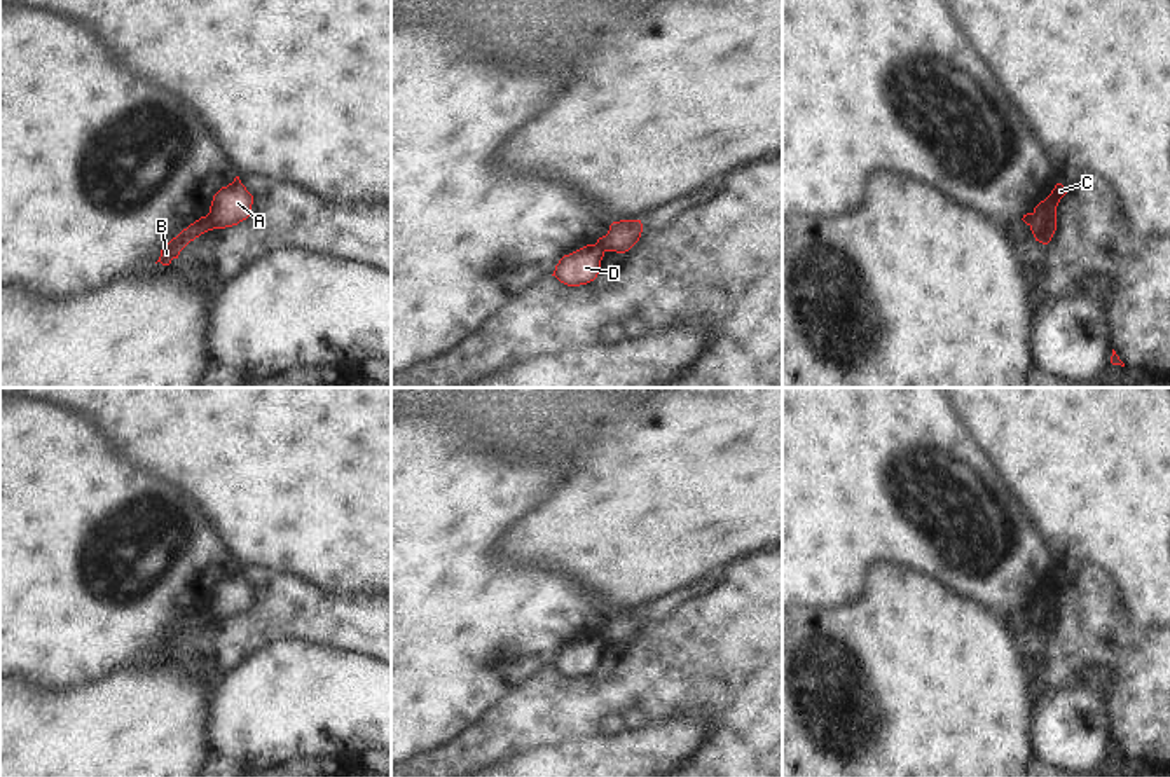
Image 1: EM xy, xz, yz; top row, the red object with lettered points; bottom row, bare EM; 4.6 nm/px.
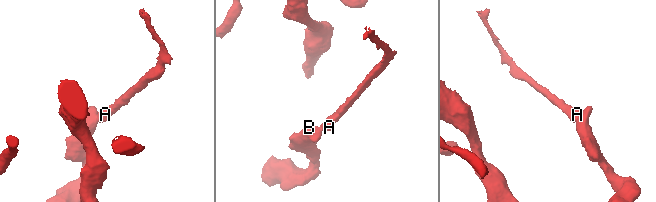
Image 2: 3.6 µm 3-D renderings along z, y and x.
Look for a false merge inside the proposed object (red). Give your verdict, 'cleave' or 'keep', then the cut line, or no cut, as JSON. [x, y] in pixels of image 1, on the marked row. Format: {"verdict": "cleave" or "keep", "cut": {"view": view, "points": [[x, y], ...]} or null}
{"verdict": "cleave", "cut": {"view": "xy", "points": [[205, 217], [213, 227]]}}

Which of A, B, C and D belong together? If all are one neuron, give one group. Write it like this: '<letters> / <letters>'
A / B C D

